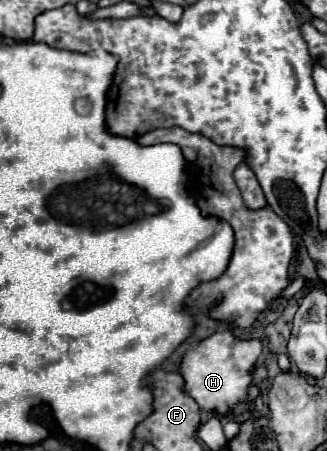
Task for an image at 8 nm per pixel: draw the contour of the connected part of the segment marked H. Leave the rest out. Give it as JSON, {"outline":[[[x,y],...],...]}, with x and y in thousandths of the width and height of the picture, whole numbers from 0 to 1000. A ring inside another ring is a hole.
{"outline":[[[667,734],[606,761],[606,769],[575,774],[550,805],[550,831],[563,836],[563,871],[575,871],[612,907],[697,916],[716,911],[728,889],[752,880],[765,854],[765,827],[777,800],[795,787],[801,761],[789,752],[734,756],[703,734]]]}

